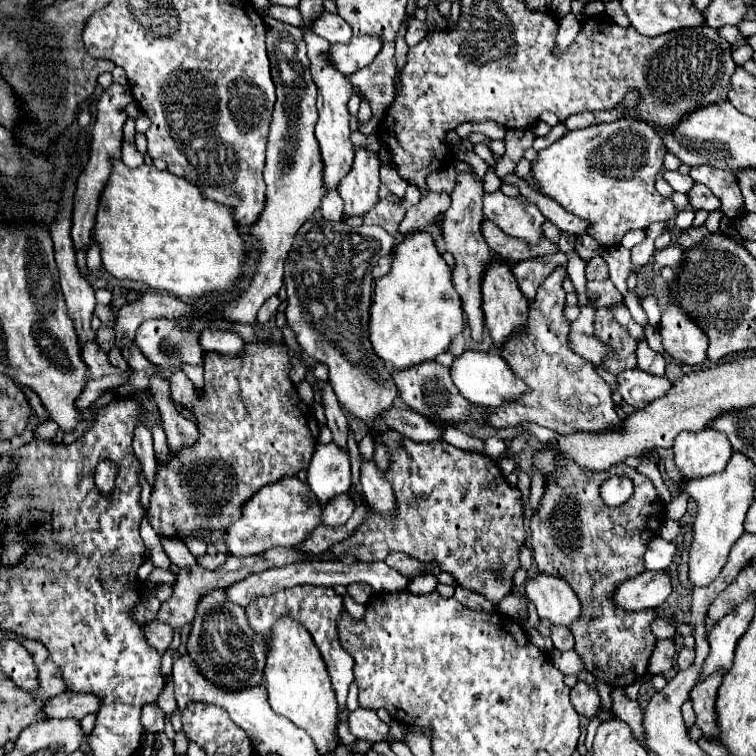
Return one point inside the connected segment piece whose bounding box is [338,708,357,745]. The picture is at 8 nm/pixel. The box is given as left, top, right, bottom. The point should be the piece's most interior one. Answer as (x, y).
(344, 733)

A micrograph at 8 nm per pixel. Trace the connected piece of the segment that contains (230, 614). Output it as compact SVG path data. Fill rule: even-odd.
M224 590L210 592L200 600L192 632L188 638L188 652L196 656L196 662L212 682L222 684L232 690L262 684L264 666L268 658L268 644L248 628L244 608L238 604L228 604L224 600Z

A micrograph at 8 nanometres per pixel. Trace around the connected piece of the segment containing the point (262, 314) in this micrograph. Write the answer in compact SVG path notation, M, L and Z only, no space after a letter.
M278 296L268 298L260 308L260 312L258 312L258 318L256 318L258 324L264 324L264 322L267 322L274 312L278 310L278 306L280 306L280 298L278 298Z

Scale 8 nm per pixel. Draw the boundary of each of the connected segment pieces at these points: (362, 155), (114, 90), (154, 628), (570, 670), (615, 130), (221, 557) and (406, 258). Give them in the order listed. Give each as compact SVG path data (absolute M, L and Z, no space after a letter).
M366 146L354 150L354 162L350 172L342 178L338 192L344 200L344 214L364 216L378 200L380 190L380 160L378 154Z
M112 82L102 98L98 100L96 106L96 124L94 124L94 134L92 134L92 148L90 148L90 160L86 170L80 174L78 182L76 182L76 192L74 192L74 210L72 210L72 240L76 250L84 248L90 244L90 232L96 224L96 214L98 214L98 206L100 206L100 196L104 190L104 182L108 182L110 172L112 172L112 160L120 158L120 150L122 150L122 128L124 122L128 120L126 116L126 106L134 100L132 92L128 92L128 88Z
M154 620L144 626L144 638L152 648L164 654L172 644L172 628L168 628L168 624L160 624L158 620Z
M552 650L552 652L550 652L550 658L552 658L552 664L554 664L562 674L578 674L578 672L584 668L580 656L576 656L574 650L570 650L570 652Z
M620 118L610 124L596 124L580 130L568 130L550 148L538 152L538 162L532 164L532 176L540 182L542 194L560 202L568 212L578 218L588 220L592 226L588 230L606 248L620 244L628 230L648 228L652 222L672 220L676 216L674 202L656 190L656 174L664 164L664 140L646 122L634 118Z
M216 554L216 556L204 556L204 558L198 558L198 564L200 566L204 566L204 568L208 568L208 570L216 570L216 568L220 568L224 562L226 562L226 558L228 558L230 554Z
M410 232L392 252L392 268L374 284L370 340L392 370L434 360L466 328L462 298L452 284L452 270L428 232Z

